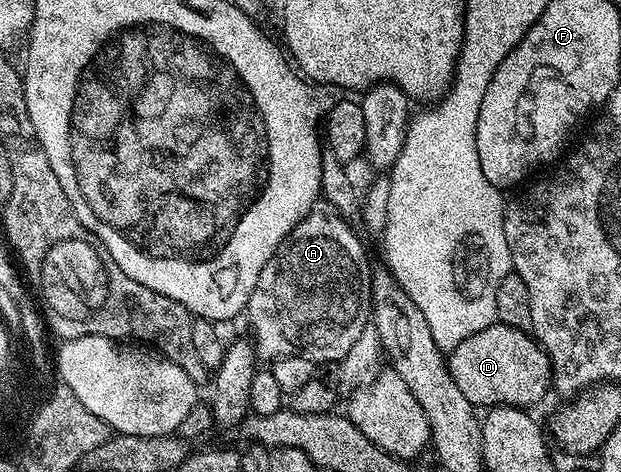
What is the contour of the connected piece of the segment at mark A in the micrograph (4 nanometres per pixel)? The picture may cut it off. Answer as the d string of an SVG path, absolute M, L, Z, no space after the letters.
M315 206L291 229L289 237L277 247L275 254L267 262L267 266L263 266L263 270L259 274L259 282L247 305L249 328L253 331L251 339L254 348L257 349L258 357L262 361L272 362L288 356L302 356L314 362L320 362L320 360L325 360L321 362L340 362L347 354L347 350L351 350L351 346L355 346L355 338L359 338L359 334L363 334L363 330L371 320L371 263L369 264L369 256L365 253L365 248L361 245L361 240L357 237L357 232L353 227L354 225L343 219L335 209L328 206Z

